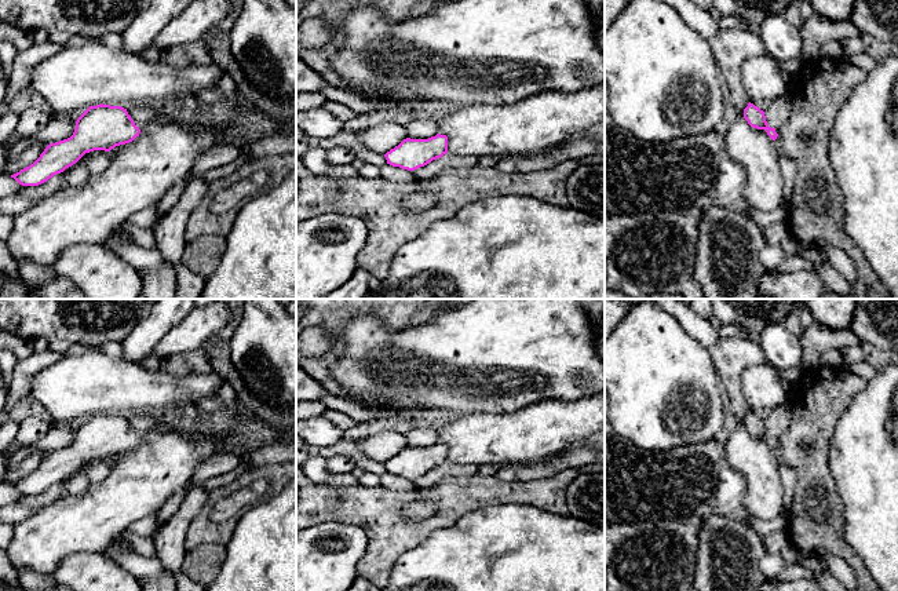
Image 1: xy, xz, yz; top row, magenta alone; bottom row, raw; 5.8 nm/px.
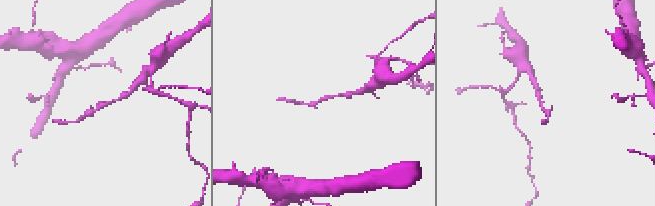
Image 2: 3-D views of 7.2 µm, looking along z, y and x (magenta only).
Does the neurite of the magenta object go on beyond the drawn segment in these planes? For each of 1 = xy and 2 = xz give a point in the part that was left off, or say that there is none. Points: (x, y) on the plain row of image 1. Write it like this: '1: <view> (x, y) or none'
1: none
2: none

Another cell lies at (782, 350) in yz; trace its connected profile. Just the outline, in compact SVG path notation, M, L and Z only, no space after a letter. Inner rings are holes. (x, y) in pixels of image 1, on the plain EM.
M784 322L769 324L759 333L759 343L769 364L777 369L799 369L802 379L807 375L803 366L800 336L792 335Z

